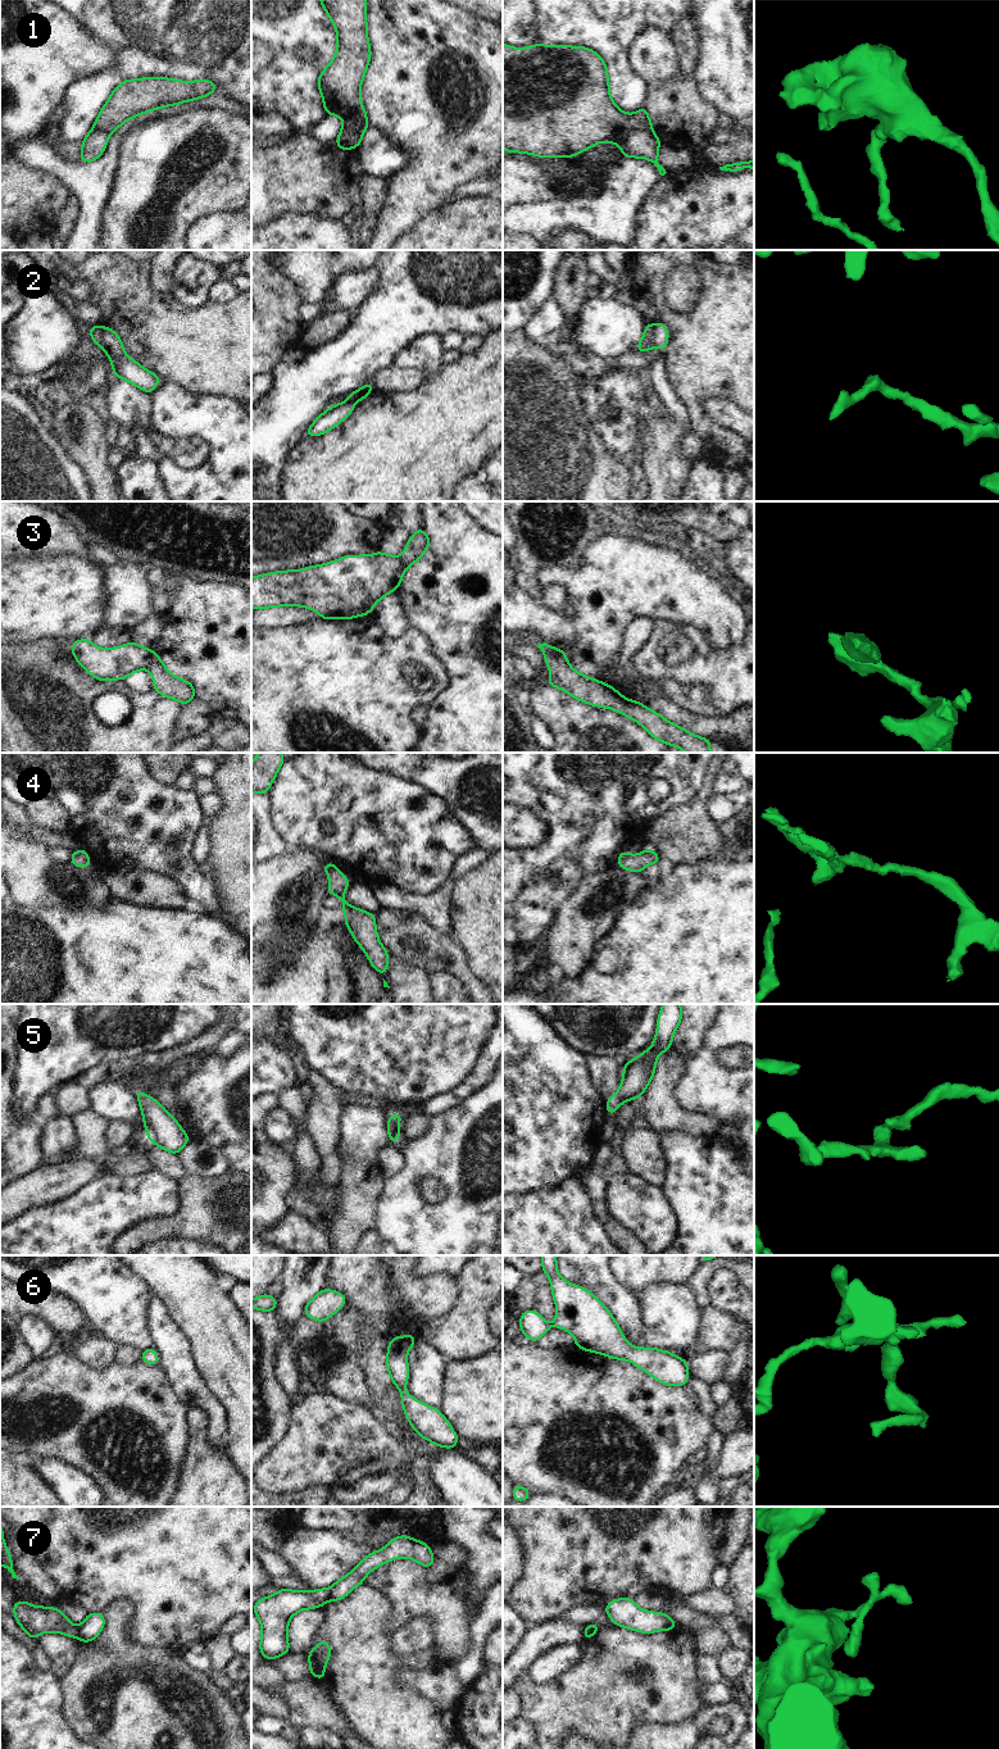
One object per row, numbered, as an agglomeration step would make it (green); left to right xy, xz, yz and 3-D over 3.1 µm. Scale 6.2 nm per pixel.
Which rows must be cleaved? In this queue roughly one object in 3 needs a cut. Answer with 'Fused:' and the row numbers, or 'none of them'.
Fused: 1, 2, 3, 7

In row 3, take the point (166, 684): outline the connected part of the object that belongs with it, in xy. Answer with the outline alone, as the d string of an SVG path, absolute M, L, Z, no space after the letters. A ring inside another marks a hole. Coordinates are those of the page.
M156 654L149 671L153 676L154 690L159 695L177 700L185 707L196 696L194 685L173 676Z

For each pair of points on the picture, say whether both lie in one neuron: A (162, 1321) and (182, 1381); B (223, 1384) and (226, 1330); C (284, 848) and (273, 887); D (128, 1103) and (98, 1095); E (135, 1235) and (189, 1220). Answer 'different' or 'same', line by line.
A: same
B: same
C: different
D: same
E: same

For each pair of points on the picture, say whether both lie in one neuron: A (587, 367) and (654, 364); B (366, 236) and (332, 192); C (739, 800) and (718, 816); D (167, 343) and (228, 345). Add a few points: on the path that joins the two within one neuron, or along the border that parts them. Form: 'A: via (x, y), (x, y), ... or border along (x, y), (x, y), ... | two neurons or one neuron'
A: via (604, 366), (611, 363), (638, 363) | one neuron
B: border along (359, 192), (359, 209), (357, 212) | two neurons
C: via (734, 805), (729, 805), (723, 811) | one neuron
D: via (182, 345), (213, 345) | one neuron

